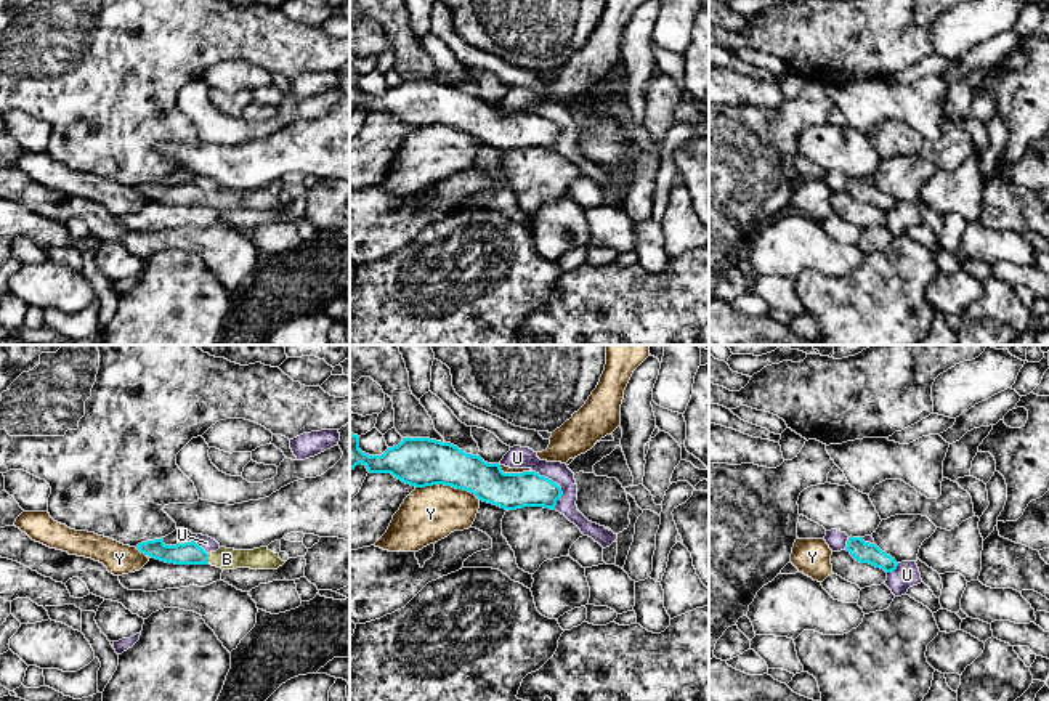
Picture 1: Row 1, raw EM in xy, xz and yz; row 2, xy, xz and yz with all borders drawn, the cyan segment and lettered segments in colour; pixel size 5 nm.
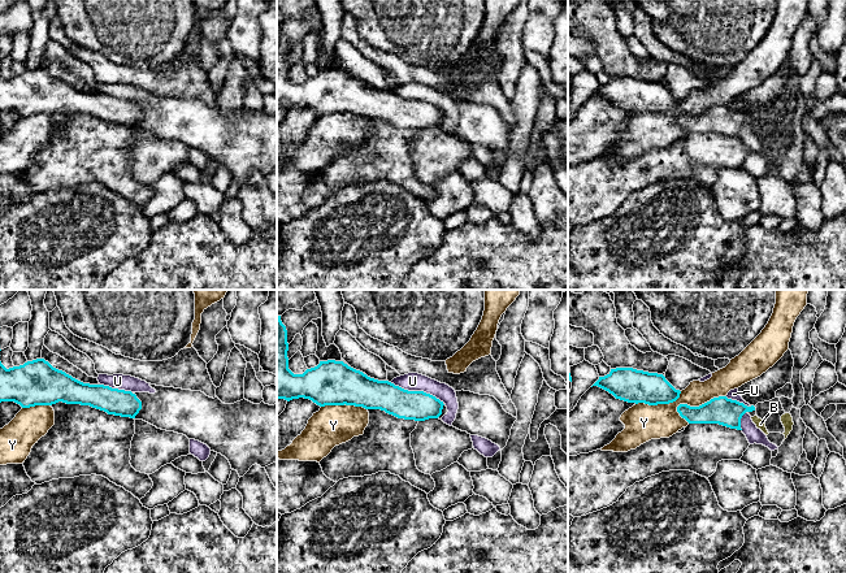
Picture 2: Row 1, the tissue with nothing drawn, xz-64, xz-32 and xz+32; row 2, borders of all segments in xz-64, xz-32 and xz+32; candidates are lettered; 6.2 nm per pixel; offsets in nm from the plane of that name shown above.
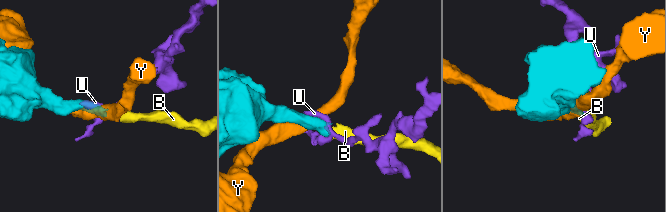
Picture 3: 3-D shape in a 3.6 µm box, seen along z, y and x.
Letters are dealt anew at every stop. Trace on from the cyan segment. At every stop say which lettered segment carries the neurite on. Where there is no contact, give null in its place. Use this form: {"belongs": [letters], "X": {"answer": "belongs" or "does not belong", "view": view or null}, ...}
{"belongs": ["B"], "B": {"answer": "belongs", "view": "xy"}, "U": {"answer": "does not belong", "view": "xz"}, "Y": {"answer": "does not belong", "view": "xz"}}

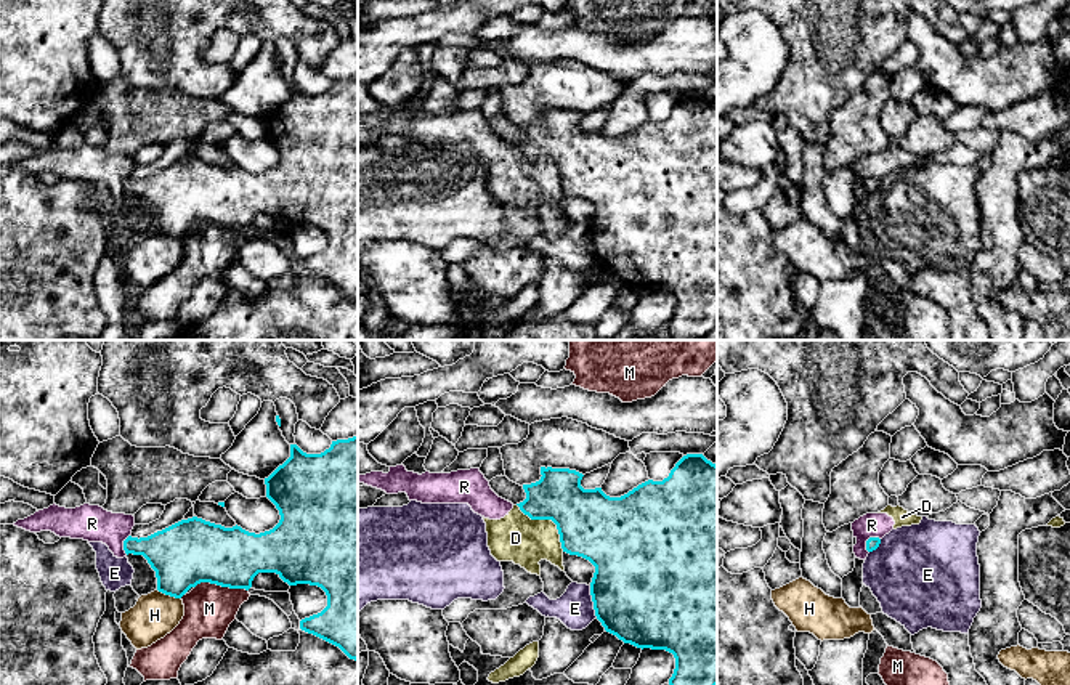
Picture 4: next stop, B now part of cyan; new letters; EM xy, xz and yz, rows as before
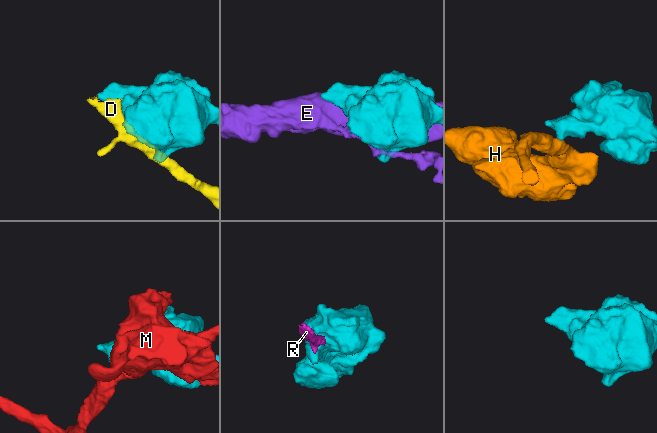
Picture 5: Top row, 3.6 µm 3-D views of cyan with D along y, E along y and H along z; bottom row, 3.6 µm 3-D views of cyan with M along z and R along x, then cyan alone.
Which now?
{"belongs": [], "D": {"answer": "does not belong", "view": "xz"}, "E": {"answer": "does not belong", "view": "xz"}, "H": {"answer": "does not belong", "view": "xy"}, "M": {"answer": "does not belong", "view": "xy"}, "R": {"answer": "does not belong", "view": "yz"}}

